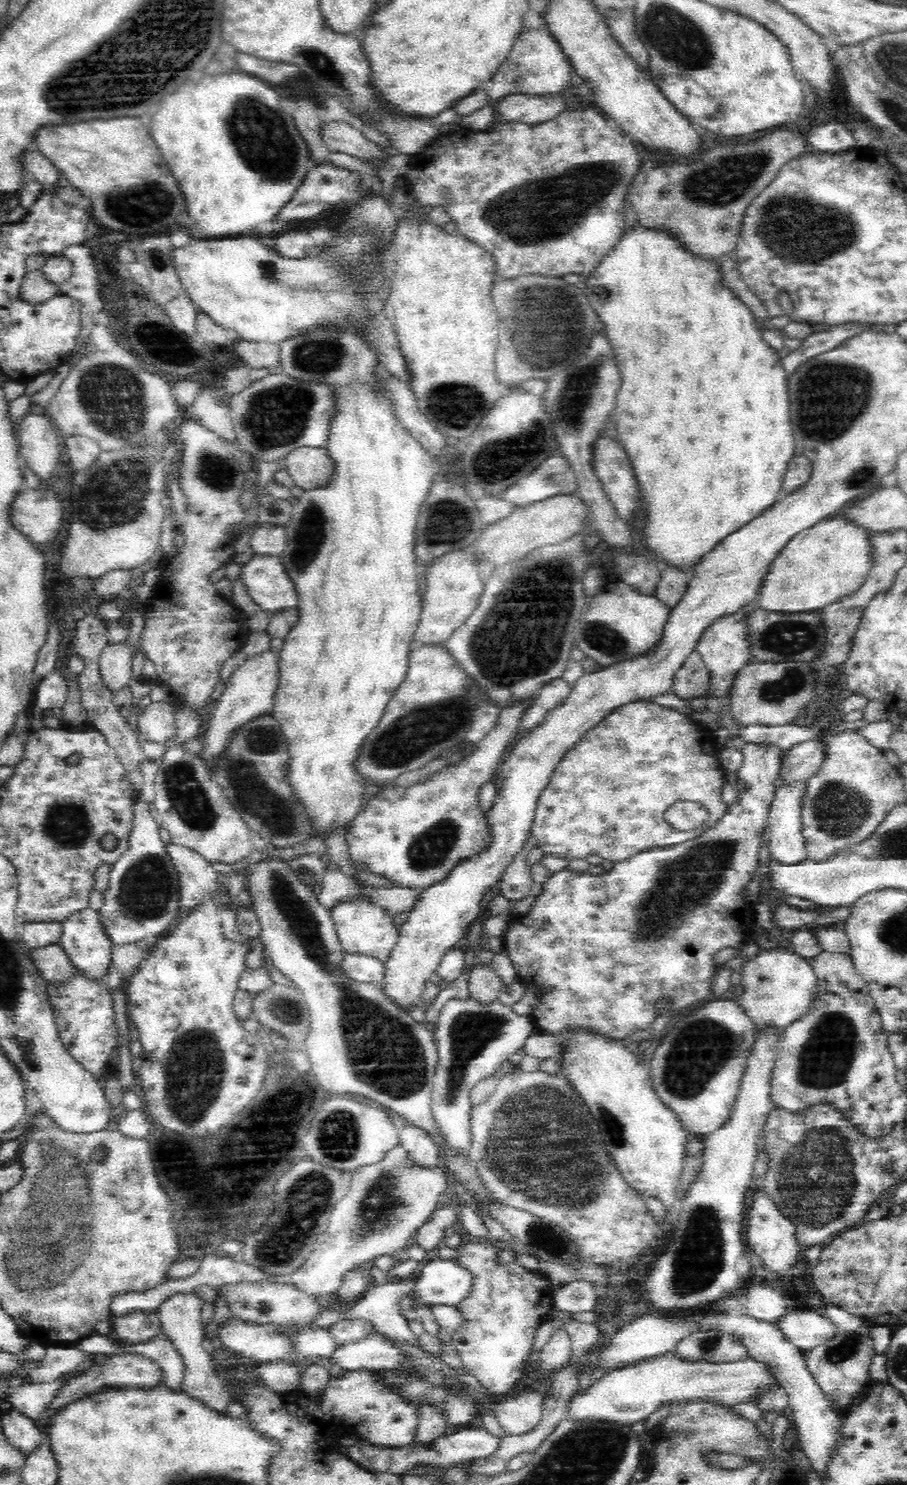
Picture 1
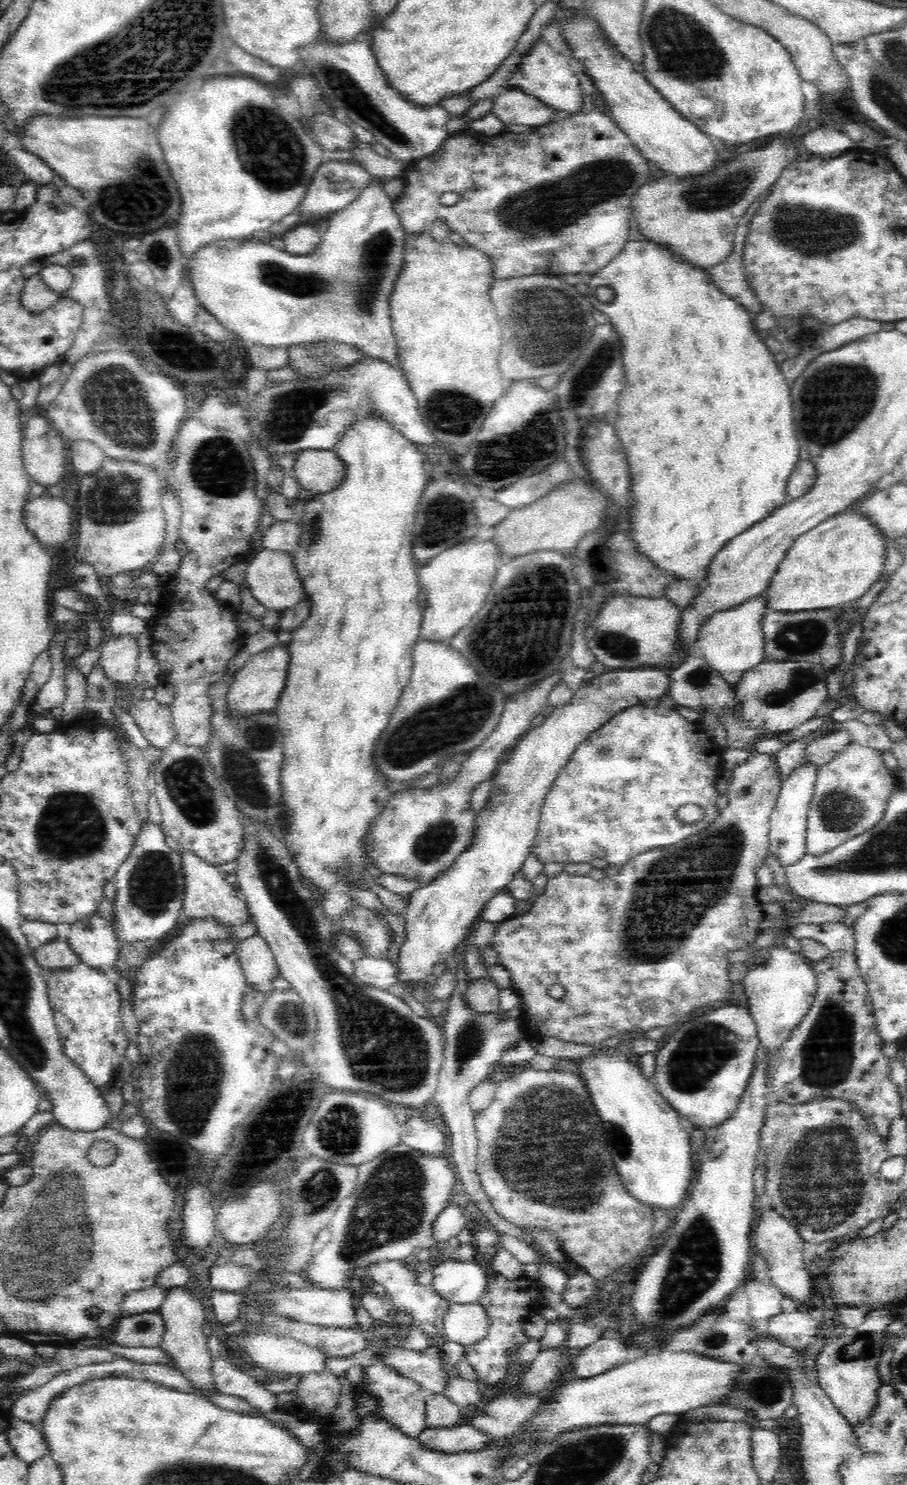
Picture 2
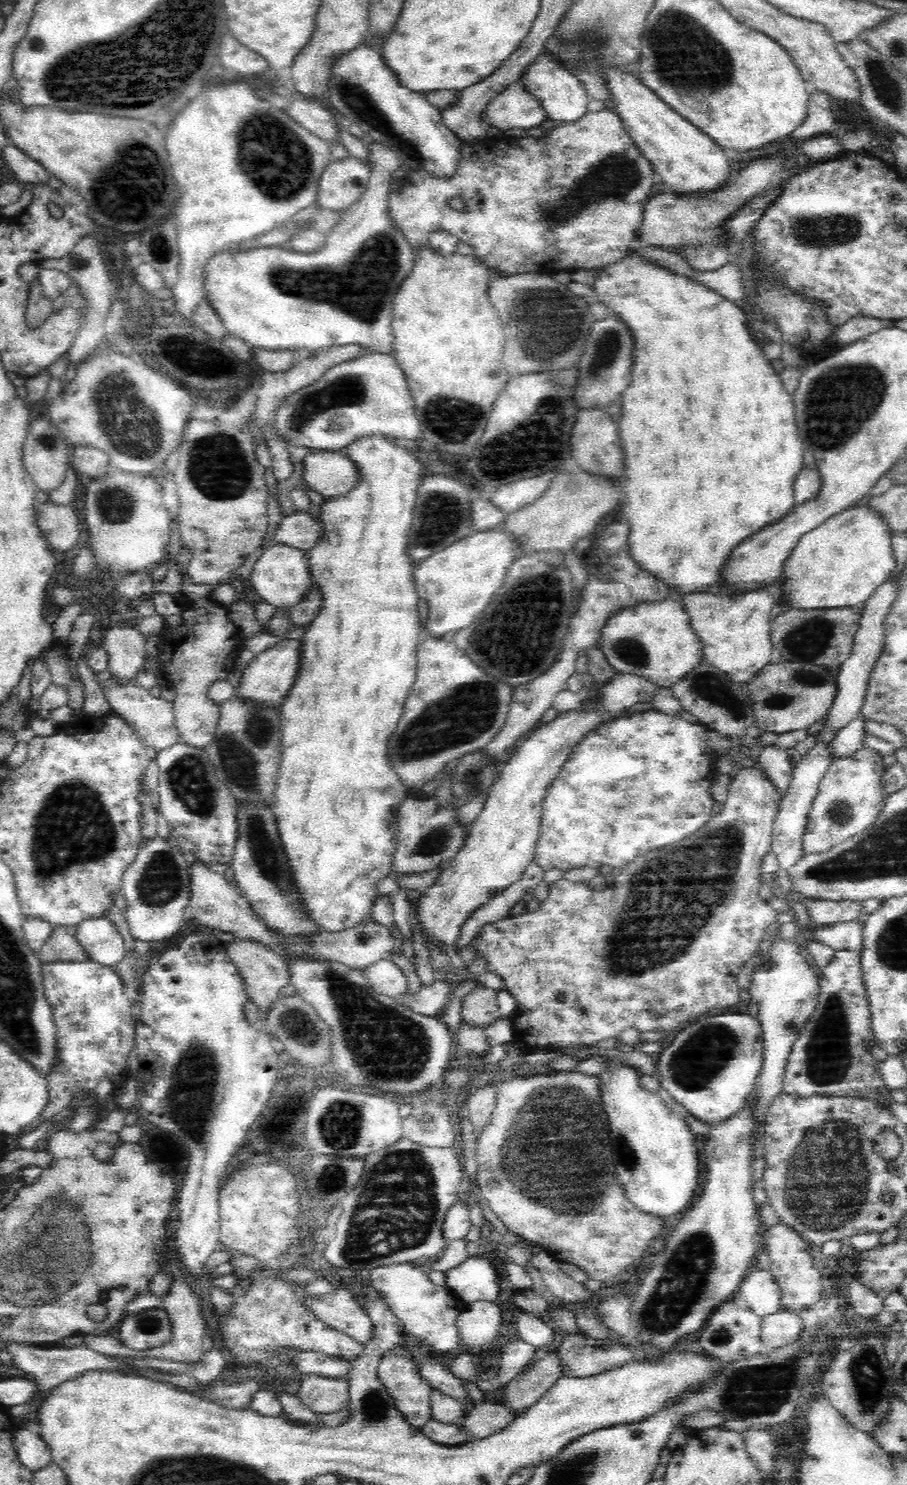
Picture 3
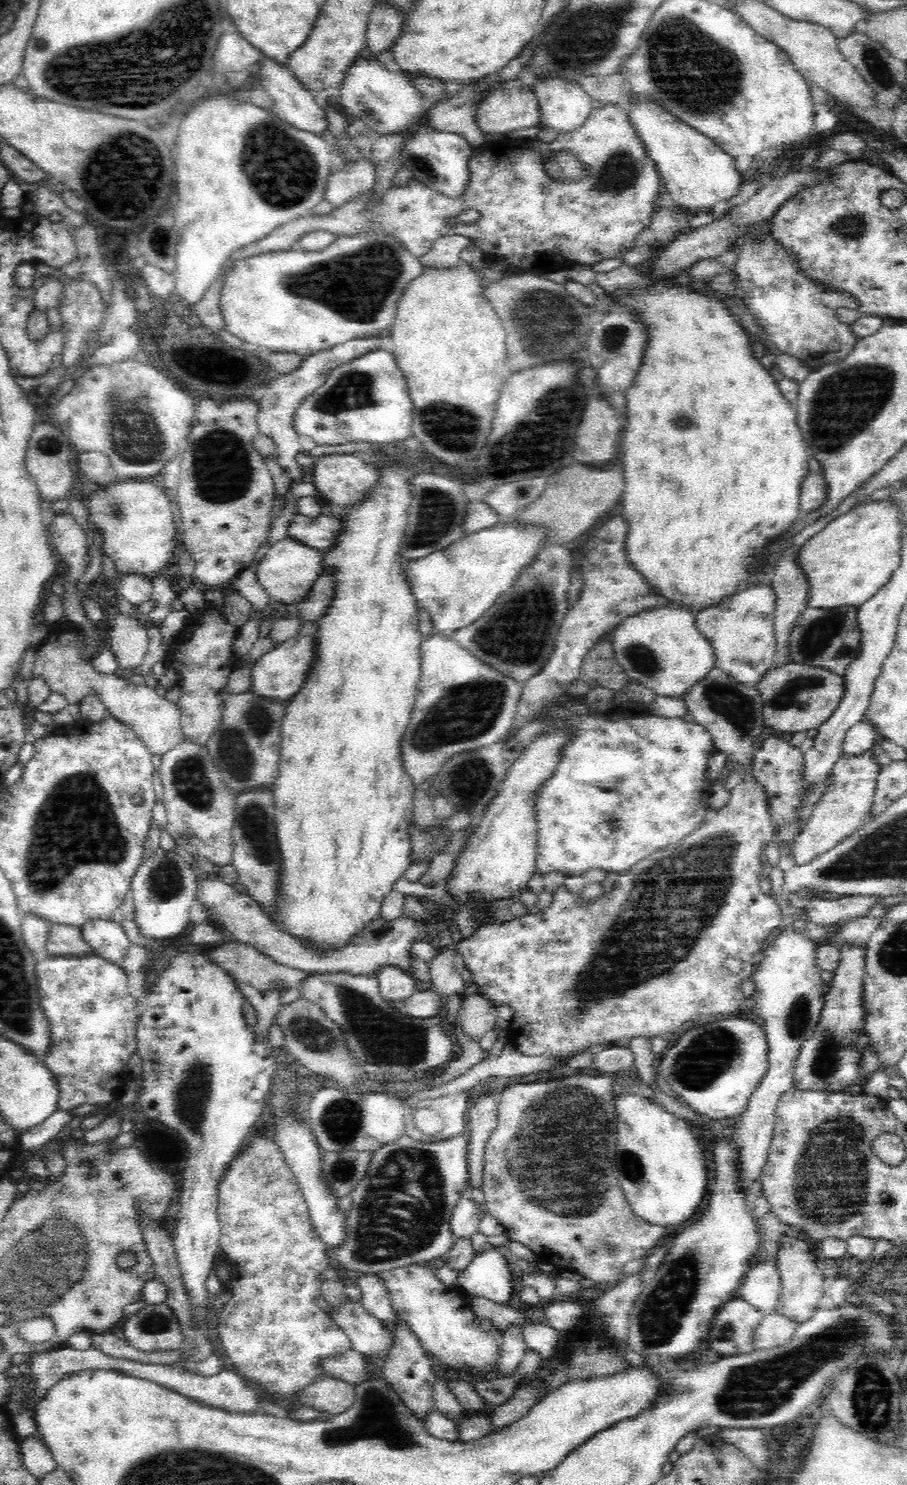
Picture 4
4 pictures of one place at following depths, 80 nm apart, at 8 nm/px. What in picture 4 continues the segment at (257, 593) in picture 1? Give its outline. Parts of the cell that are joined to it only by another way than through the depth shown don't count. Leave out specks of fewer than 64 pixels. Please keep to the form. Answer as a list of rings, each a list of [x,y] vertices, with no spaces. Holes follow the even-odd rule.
[[[284,538],[273,544],[264,558],[258,563],[258,581],[268,591],[273,601],[288,604],[298,604],[306,600],[312,585],[324,571],[322,570],[322,551],[312,548],[294,538]]]

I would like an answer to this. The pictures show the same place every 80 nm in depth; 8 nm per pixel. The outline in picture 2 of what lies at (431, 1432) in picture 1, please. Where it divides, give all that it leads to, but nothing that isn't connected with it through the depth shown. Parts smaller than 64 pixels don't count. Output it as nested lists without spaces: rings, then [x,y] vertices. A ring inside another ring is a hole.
[[[432,1394],[426,1397],[427,1428],[452,1428],[465,1421],[465,1410],[444,1394]]]

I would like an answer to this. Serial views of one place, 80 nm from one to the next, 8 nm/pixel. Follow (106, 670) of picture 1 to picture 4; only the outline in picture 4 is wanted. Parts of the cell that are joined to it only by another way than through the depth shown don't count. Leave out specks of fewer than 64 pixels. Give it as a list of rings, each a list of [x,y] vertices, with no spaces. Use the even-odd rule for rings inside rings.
[[[120,614],[110,630],[110,651],[116,655],[120,669],[137,670],[148,654],[150,638],[146,624],[136,617]]]

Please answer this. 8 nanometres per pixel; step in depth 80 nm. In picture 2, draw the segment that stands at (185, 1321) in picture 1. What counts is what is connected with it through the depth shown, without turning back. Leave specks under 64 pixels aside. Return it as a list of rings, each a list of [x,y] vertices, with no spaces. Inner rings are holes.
[[[171,1287],[165,1294],[164,1302],[158,1312],[164,1319],[165,1332],[160,1349],[178,1365],[179,1370],[189,1379],[198,1391],[218,1391],[212,1373],[212,1358],[208,1349],[207,1339],[202,1335],[204,1326],[204,1307],[192,1292],[184,1287]]]

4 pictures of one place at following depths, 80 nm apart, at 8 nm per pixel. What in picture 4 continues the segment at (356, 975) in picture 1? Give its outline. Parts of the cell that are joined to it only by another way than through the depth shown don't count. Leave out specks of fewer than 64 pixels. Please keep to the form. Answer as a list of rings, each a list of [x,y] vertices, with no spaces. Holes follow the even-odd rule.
[[[384,964],[378,969],[378,985],[380,994],[388,1002],[406,1001],[419,988],[419,983],[413,976],[392,964]]]

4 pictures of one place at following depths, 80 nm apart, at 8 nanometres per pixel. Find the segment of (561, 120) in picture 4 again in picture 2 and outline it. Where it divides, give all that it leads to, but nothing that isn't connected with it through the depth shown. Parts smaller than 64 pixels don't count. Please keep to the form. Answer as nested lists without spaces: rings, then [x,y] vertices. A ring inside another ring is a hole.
[[[541,39],[536,47],[533,47],[532,52],[520,60],[516,70],[510,74],[506,88],[518,87],[520,91],[539,98],[540,102],[551,106],[555,112],[574,116],[580,113],[582,105],[587,104],[588,100],[580,90],[578,77],[570,69],[569,59],[570,57],[560,54],[548,42]]]

